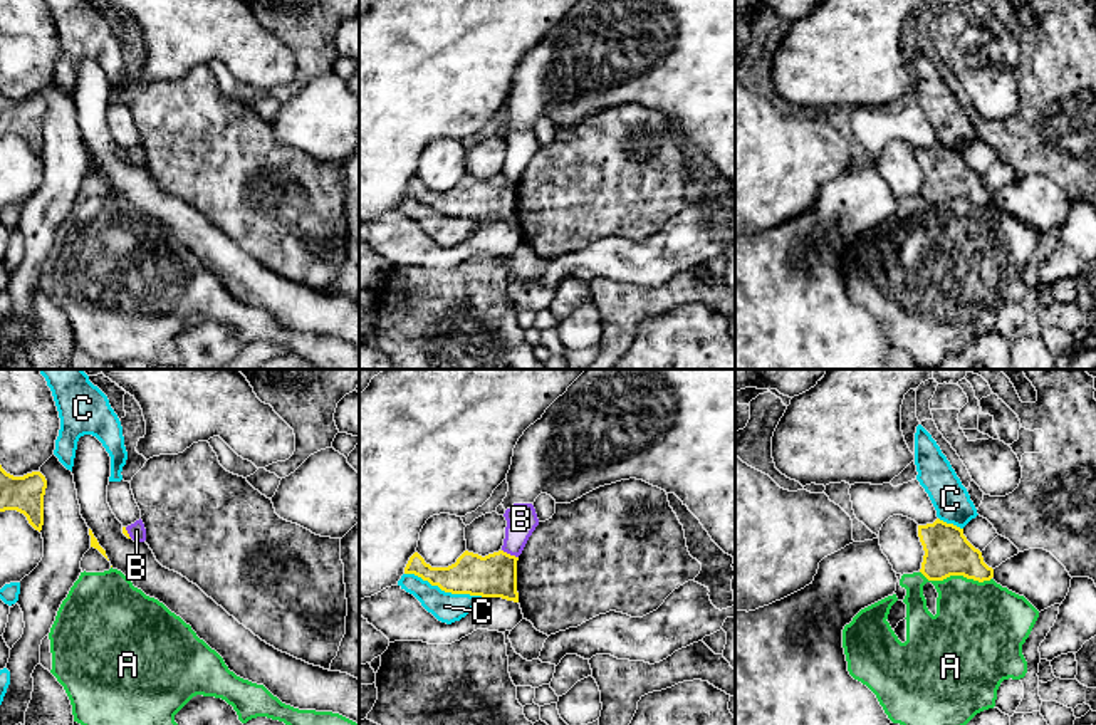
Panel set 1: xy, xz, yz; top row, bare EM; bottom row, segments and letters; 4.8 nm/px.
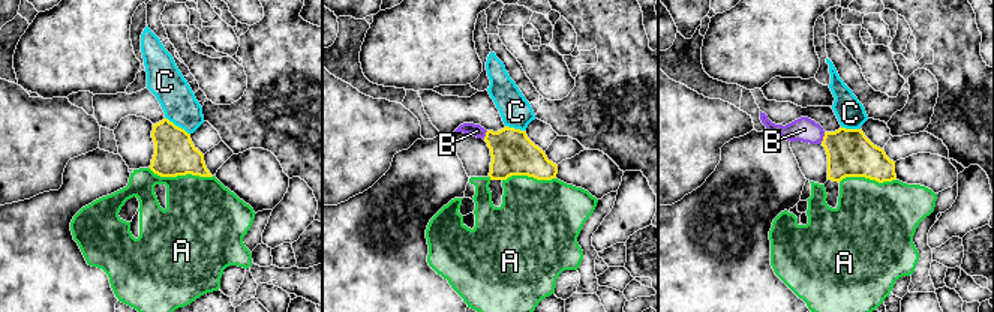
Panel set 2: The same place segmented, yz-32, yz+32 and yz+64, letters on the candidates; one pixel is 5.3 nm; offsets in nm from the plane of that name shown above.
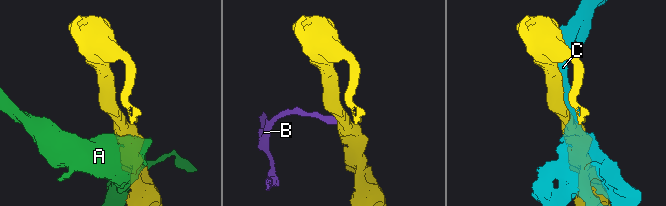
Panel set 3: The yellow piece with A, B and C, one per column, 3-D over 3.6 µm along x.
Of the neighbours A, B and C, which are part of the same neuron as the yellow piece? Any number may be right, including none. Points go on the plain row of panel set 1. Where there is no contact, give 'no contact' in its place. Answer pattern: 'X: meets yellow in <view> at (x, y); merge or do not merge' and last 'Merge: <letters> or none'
A: meets yellow in yz at (955, 198); do not merge
B: meets yellow in xz at (509, 178); do not merge
C: meets yellow in xz at (445, 215); do not merge
Merge: none

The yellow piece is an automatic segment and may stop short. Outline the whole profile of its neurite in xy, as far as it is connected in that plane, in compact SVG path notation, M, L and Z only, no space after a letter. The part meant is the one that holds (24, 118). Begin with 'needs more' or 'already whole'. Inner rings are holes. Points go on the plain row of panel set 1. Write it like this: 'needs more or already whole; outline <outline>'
already whole; outline M0 89L0 136L17 134L23 138L39 156L44 149L45 112L47 104L40 96L13 101Z

